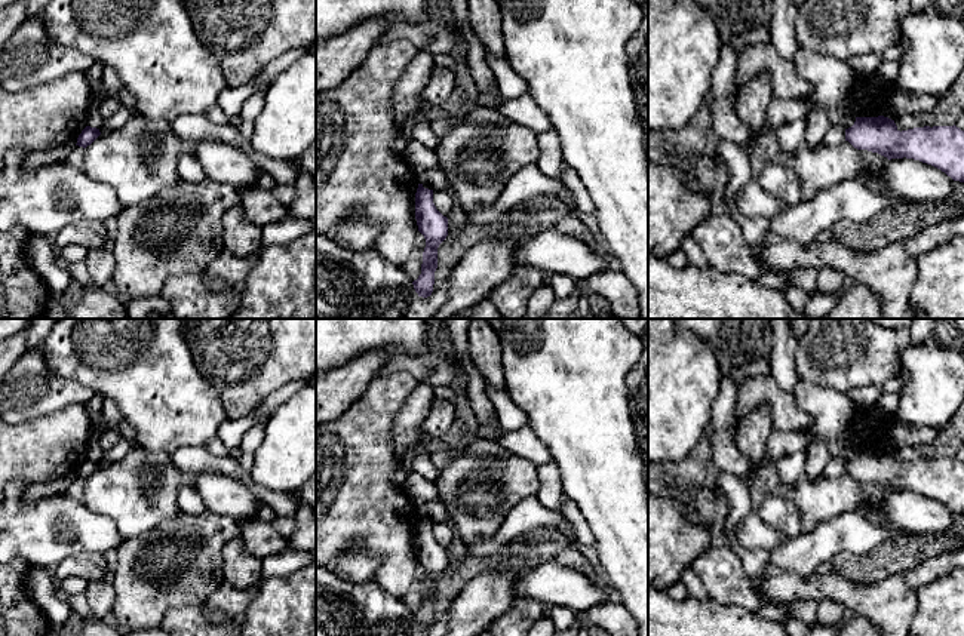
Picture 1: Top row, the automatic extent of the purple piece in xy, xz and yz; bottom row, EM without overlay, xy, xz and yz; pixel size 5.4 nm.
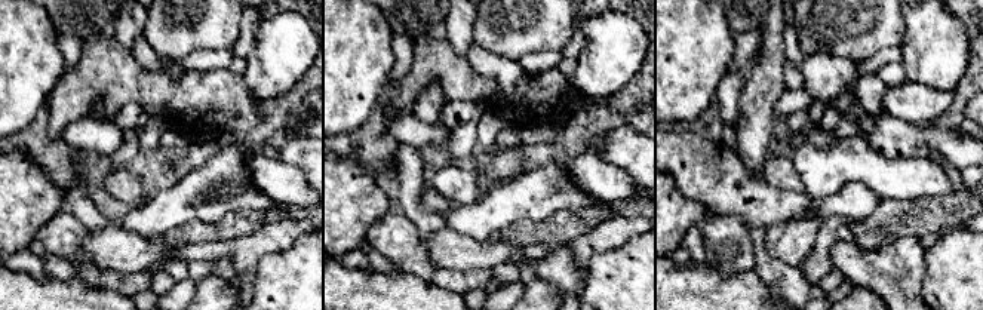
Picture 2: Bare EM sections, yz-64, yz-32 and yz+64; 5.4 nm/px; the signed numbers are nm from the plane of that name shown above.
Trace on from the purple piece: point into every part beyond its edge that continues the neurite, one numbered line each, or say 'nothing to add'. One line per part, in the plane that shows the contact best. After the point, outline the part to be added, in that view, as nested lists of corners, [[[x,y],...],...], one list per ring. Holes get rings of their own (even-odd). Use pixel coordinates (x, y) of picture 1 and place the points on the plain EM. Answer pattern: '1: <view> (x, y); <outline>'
nothing to add

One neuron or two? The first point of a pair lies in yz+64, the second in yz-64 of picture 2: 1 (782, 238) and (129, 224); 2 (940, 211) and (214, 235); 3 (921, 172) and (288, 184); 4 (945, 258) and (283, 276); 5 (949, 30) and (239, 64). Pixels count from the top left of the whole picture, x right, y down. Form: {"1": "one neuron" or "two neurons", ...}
{"1": "one neuron", "2": "one neuron", "3": "one neuron", "4": "one neuron", "5": "two neurons"}

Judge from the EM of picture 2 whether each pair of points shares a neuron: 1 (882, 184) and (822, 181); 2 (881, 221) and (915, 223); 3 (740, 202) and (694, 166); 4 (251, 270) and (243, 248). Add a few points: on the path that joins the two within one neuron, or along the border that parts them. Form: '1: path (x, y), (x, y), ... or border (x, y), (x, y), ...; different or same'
1: path (868, 172), (836, 172); same
2: path (890, 221), (906, 221); same
3: path (728, 190), (706, 171); same
4: path (246, 264), (245, 254); same

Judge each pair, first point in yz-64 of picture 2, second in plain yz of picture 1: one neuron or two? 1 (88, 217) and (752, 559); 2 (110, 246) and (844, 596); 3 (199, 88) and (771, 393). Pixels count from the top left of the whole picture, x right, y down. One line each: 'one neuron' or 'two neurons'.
1: one neuron
2: one neuron
3: one neuron

